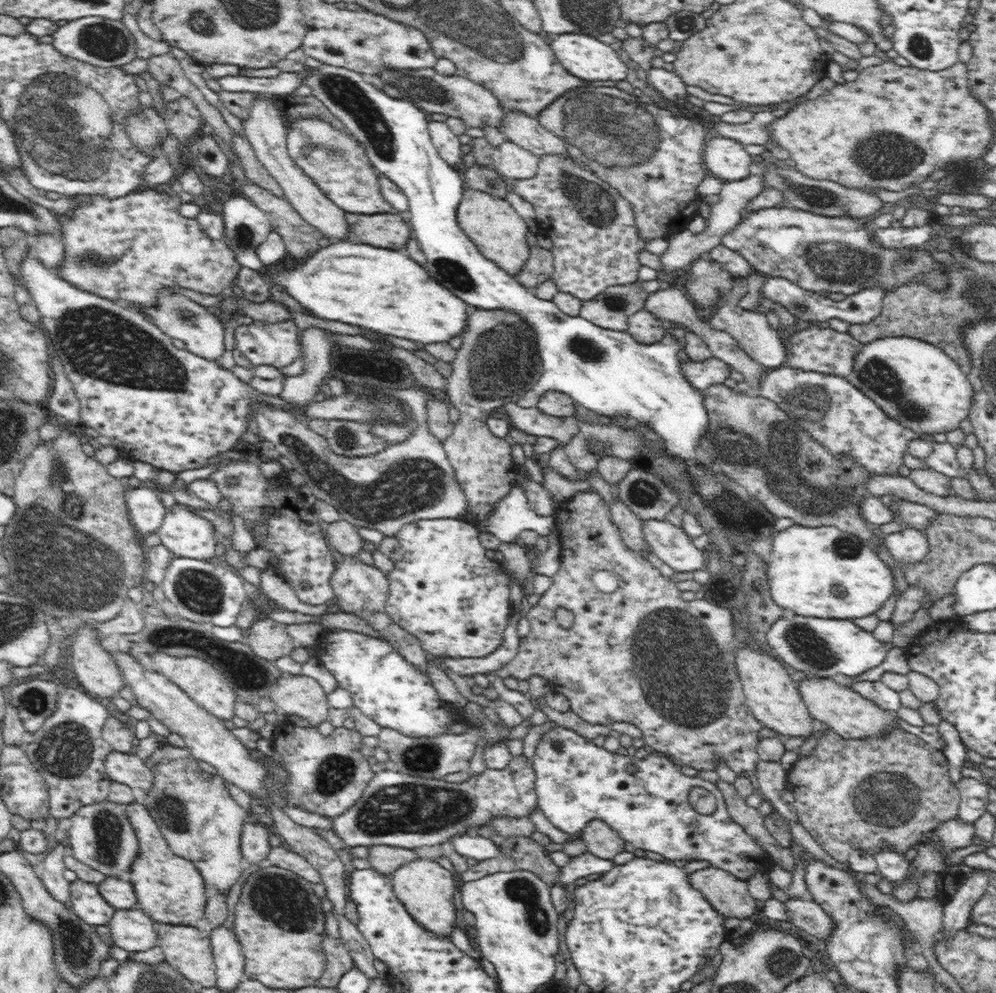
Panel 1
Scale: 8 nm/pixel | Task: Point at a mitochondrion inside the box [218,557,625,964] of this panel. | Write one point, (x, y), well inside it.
(418, 808)

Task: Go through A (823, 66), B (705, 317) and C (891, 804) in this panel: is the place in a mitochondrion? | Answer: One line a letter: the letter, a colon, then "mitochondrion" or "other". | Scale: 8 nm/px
A: other
B: other
C: mitochondrion

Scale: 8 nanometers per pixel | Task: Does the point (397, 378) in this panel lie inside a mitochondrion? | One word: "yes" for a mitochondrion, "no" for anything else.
no

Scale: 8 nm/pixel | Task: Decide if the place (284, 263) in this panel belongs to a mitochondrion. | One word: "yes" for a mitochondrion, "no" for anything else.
no

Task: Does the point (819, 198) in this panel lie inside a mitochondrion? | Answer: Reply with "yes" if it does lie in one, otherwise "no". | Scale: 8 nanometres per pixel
yes

